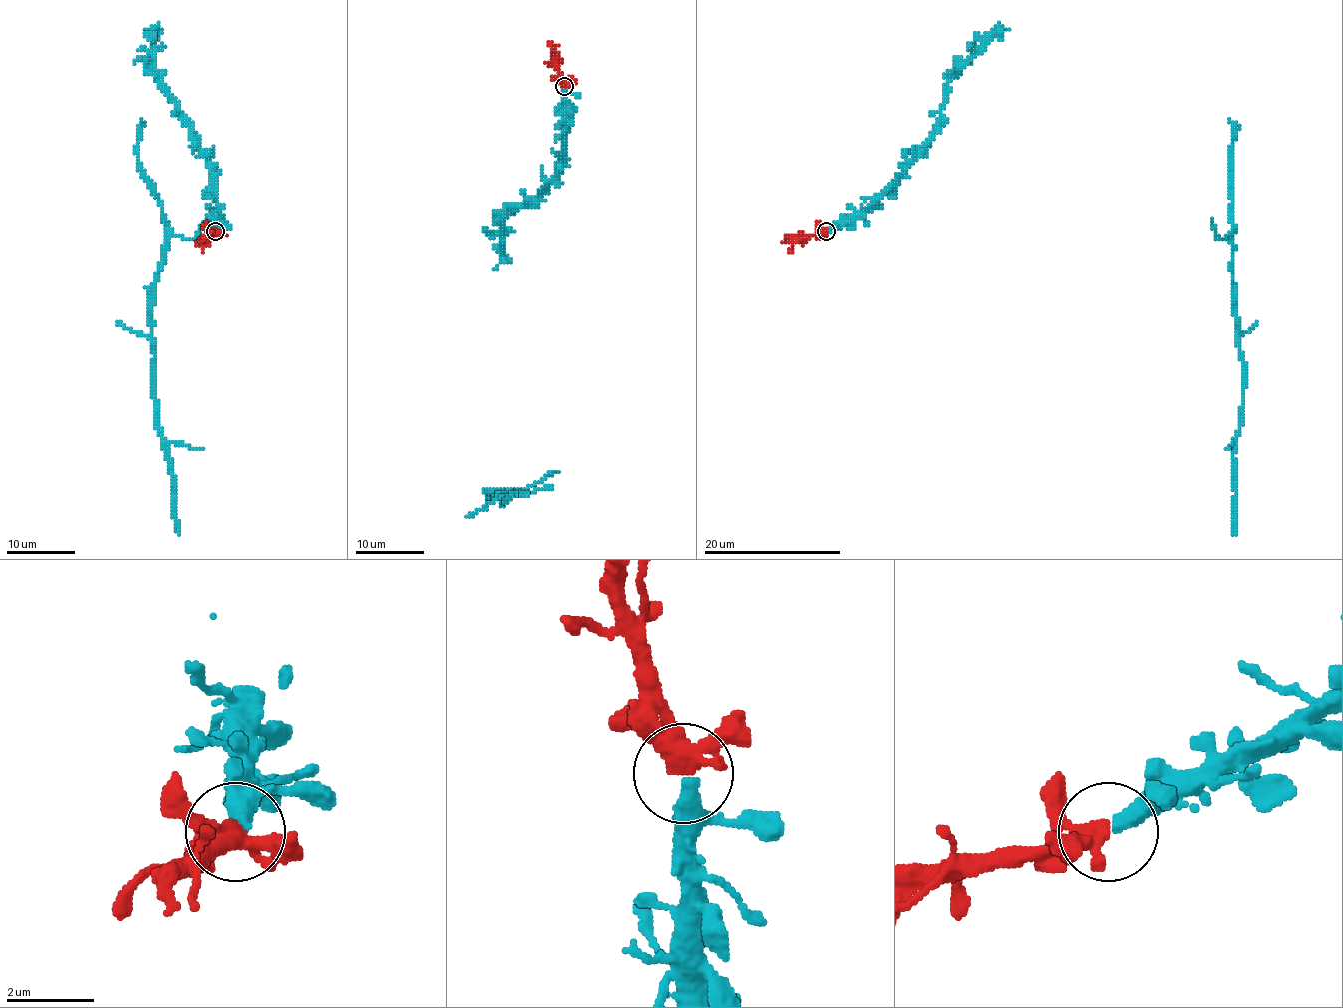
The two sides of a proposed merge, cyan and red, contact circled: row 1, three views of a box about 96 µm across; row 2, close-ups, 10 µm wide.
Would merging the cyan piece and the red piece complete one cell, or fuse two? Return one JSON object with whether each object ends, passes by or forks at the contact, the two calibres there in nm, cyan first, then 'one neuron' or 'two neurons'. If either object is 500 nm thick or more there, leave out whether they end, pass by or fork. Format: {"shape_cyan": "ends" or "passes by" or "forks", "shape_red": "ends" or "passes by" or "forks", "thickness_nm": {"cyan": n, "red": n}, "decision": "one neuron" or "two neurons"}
{"shape_cyan": "ends", "shape_red": "passes by", "thickness_nm": {"cyan": 400, "red": 400}, "decision": "one neuron"}

